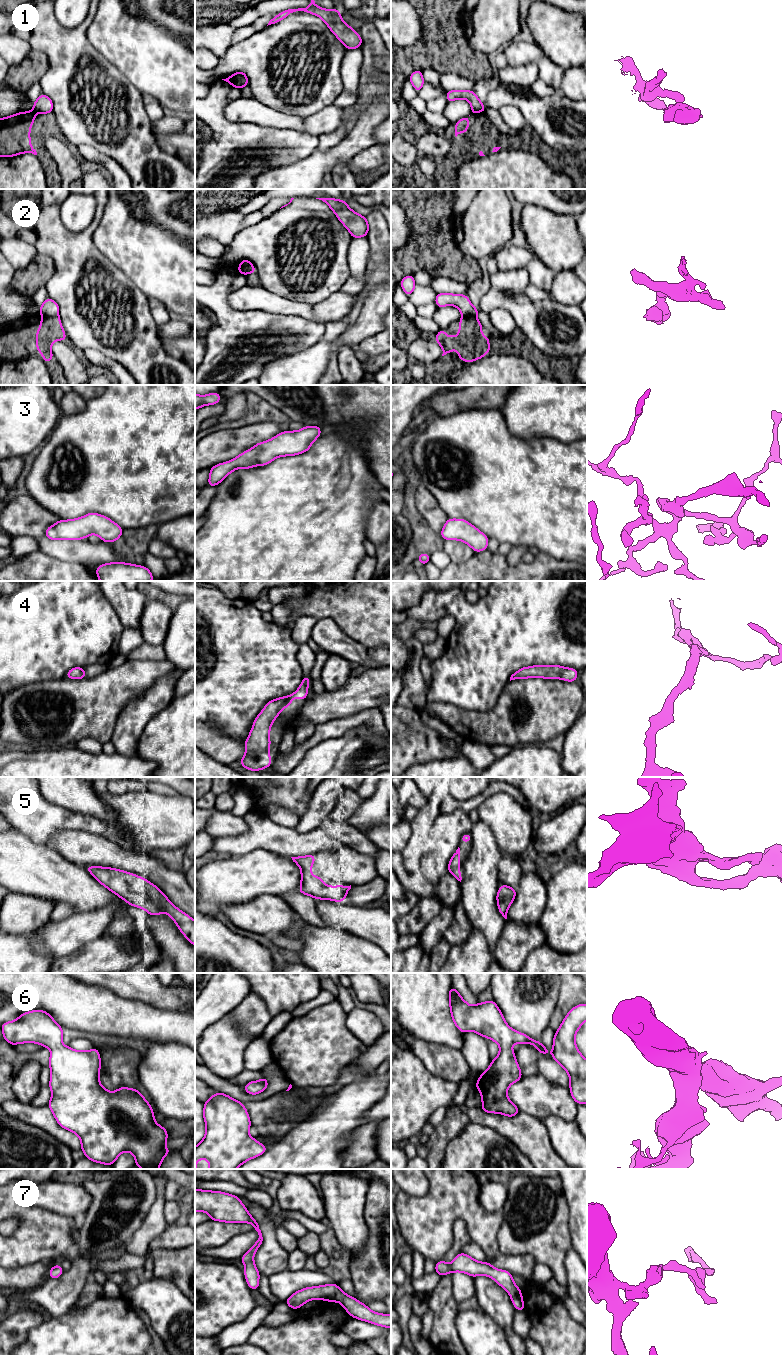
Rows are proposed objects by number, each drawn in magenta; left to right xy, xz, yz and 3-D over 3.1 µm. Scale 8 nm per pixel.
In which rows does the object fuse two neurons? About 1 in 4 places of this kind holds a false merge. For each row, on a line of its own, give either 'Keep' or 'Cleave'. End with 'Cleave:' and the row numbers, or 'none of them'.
1: Cleave
2: Cleave
3: Keep
4: Keep
5: Keep
6: Keep
7: Keep
Cleave: 1, 2

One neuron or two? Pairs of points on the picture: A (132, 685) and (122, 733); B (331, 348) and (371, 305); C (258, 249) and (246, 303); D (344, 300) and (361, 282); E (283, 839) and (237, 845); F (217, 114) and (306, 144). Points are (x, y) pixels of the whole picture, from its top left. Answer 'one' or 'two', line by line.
A: two
B: one
C: two
D: two
E: one
F: one

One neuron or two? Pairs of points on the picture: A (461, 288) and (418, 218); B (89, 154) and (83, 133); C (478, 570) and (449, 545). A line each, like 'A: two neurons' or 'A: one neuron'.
A: two neurons
B: two neurons
C: two neurons

